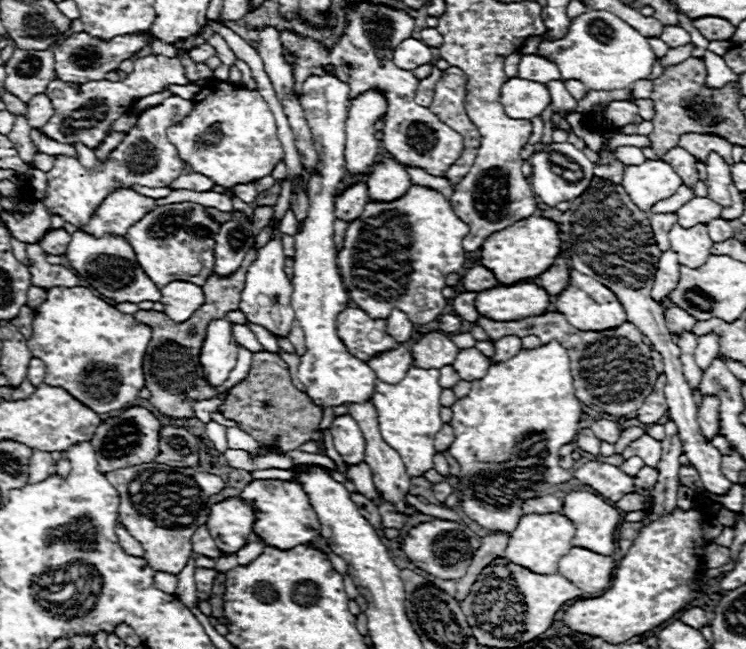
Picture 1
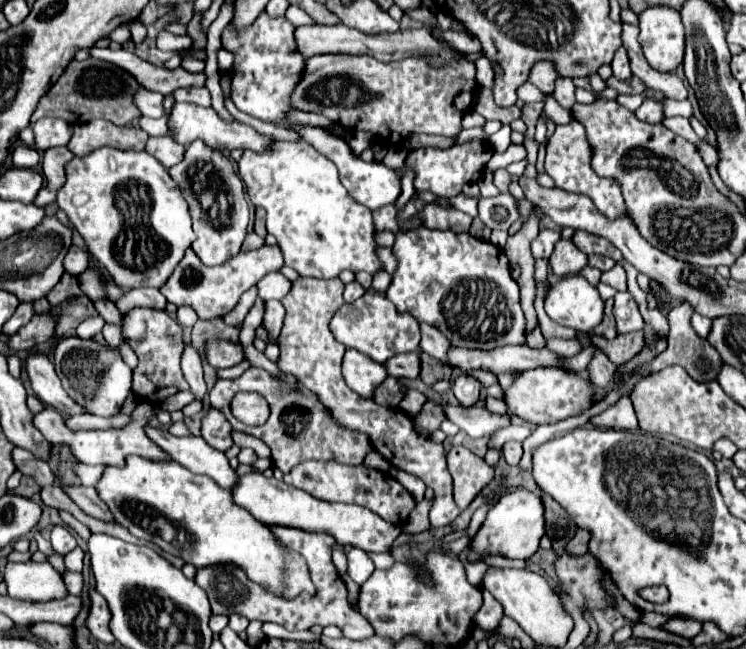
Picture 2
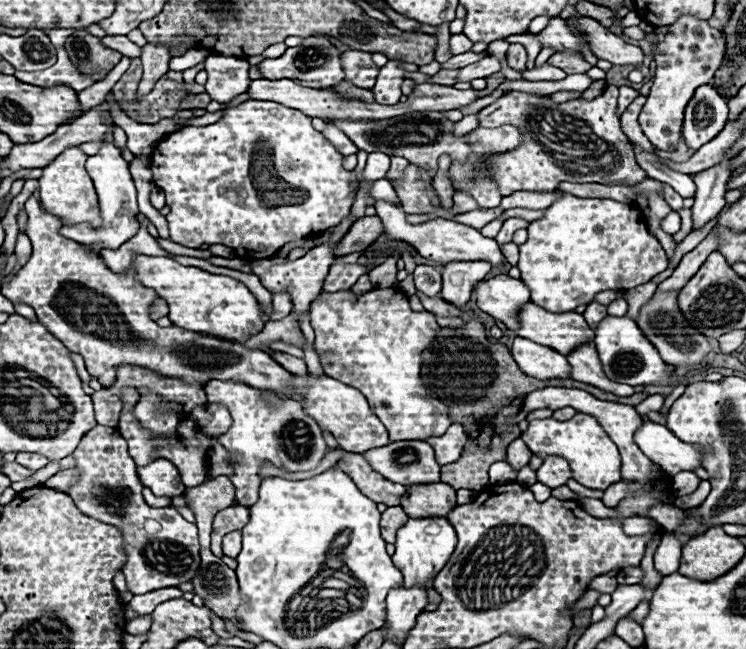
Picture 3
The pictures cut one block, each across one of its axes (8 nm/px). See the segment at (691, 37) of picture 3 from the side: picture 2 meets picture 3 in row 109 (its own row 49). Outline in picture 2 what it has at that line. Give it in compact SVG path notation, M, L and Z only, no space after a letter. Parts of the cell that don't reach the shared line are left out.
M654 6L640 16L638 42L646 60L658 72L672 72L684 60L686 32L680 12L666 6Z

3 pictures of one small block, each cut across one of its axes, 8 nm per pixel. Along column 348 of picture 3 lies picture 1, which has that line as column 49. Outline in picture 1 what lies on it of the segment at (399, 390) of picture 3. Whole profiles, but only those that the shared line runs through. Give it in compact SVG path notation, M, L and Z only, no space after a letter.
M58 286L48 290L46 302L34 312L32 336L28 338L28 346L36 358L42 358L46 366L44 382L48 386L62 386L68 394L78 398L78 402L82 402L84 406L90 406L90 410L94 410L96 414L108 414L130 406L136 398L140 398L140 390L146 388L142 364L150 338L150 326L136 322L132 314L118 312L112 304L108 304L100 296L94 296L90 288Z

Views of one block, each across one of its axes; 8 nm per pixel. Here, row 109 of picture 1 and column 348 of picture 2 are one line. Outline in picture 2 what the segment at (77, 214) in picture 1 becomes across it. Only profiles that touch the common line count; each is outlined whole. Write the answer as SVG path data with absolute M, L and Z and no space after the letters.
M294 126L294 130L296 130L306 142L310 142L314 148L318 148L318 152L326 154L326 158L330 158L330 160L336 164L336 168L338 168L338 172L340 172L340 182L344 184L344 188L350 192L350 196L352 196L354 200L358 200L360 204L364 204L364 206L370 208L370 210L382 208L382 206L386 206L386 204L394 204L394 202L398 200L398 196L400 196L400 192L402 192L402 184L400 184L400 176L398 176L394 170L386 168L382 162L364 162L364 160L360 160L358 156L354 156L354 154L350 152L348 144L346 144L342 138L330 134L330 132L324 130L324 128Z

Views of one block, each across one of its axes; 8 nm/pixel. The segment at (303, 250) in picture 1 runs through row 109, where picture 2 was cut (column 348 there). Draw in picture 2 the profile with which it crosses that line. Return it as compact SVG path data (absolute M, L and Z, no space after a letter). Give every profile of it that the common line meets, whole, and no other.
M366 292L356 302L344 304L330 320L330 330L342 342L346 348L354 348L366 356L370 356L378 364L386 364L396 354L404 352L416 352L420 342L420 330L418 320L412 314L398 314L394 310L394 304L378 294L378 292Z

